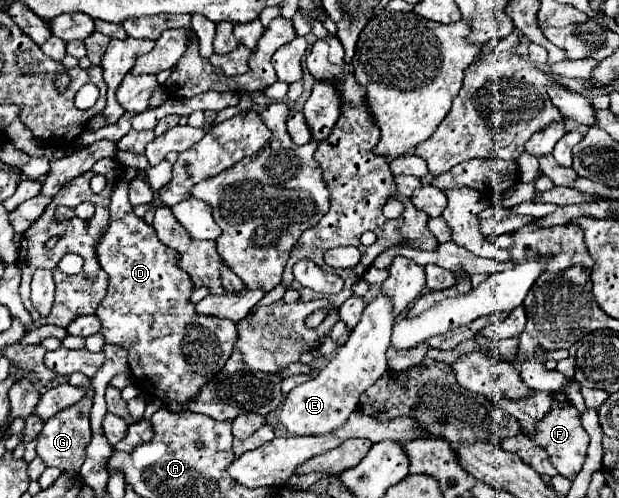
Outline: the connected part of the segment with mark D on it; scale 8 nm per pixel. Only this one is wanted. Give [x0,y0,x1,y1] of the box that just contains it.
[95,180,237,412]

